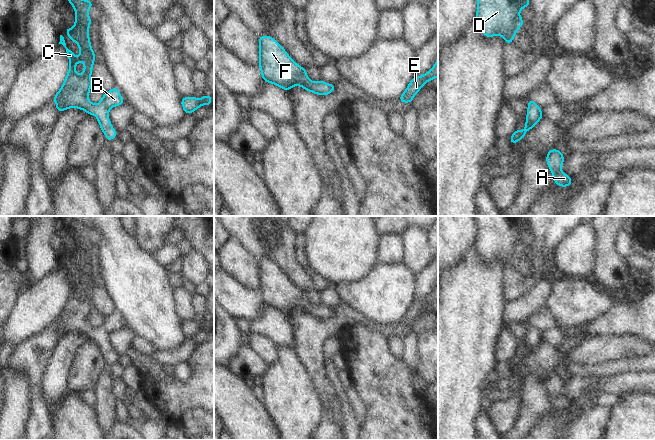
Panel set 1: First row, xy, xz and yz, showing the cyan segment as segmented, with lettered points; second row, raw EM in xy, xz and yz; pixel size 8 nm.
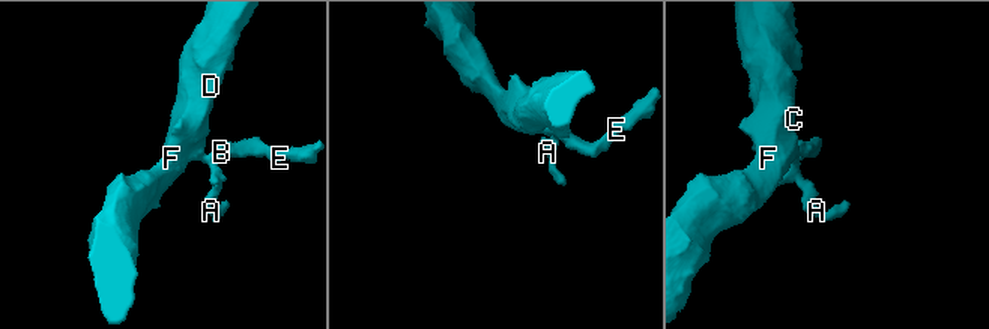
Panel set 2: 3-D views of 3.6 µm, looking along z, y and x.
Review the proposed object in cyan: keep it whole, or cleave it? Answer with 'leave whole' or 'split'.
leave whole

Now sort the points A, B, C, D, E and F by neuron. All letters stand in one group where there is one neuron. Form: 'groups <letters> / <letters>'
groups A B C D E F

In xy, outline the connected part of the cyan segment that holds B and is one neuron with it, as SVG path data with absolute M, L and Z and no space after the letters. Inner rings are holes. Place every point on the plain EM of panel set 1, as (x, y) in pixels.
M66 219L66 222L73 229L76 241L74 251L65 252L65 255L69 262L79 270L80 279L76 282L72 274L67 271L64 261L60 259L59 268L64 271L68 279L70 290L60 314L52 324L55 325L59 337L68 332L78 332L84 334L87 338L95 339L106 364L110 365L116 362L117 356L112 351L108 341L109 334L114 330L124 328L124 324L115 310L103 318L97 329L92 328L88 322L93 309L91 298L95 286L95 277L89 263L89 251L92 244L89 241L88 234L95 229L91 225L74 219ZM80 285L84 287L84 295L82 298L77 298L75 291Z

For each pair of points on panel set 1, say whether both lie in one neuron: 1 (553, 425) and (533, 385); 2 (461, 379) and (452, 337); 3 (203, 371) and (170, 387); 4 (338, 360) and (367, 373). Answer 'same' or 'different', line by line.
1: different
2: same
3: same
4: different

